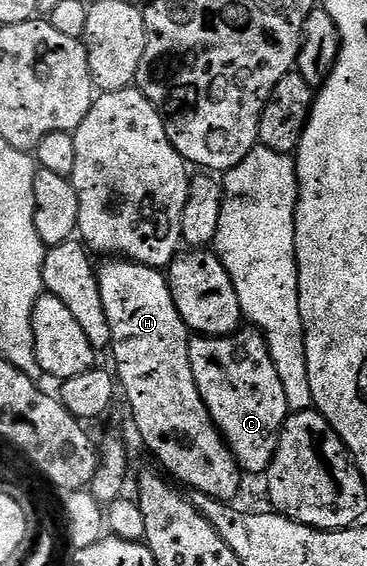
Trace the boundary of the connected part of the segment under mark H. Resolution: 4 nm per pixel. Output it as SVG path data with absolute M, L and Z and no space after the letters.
M108 260L98 270L99 298L100 306L104 309L104 318L108 321L108 330L112 333L112 358L116 361L114 370L118 375L123 397L124 394L128 397L132 422L136 425L141 440L152 449L153 456L165 466L163 469L173 479L178 478L185 482L192 490L206 492L208 498L231 503L232 497L240 490L240 463L224 441L224 435L216 429L216 424L198 392L188 355L190 331L182 316L178 316L178 308L174 304L174 296L170 296L165 271L154 266L144 266L141 262Z

